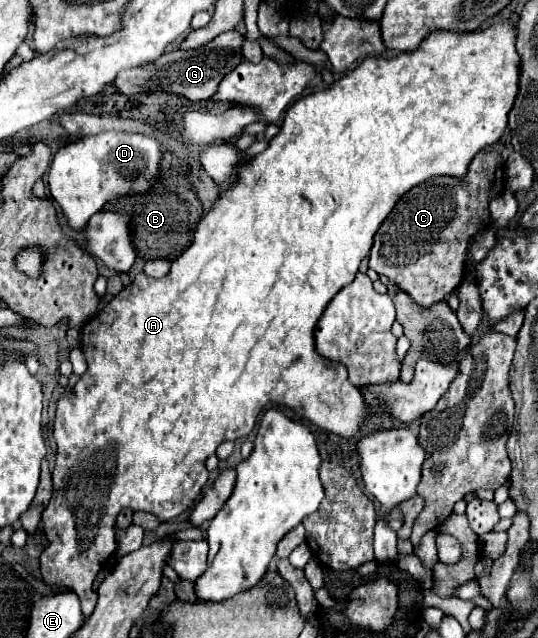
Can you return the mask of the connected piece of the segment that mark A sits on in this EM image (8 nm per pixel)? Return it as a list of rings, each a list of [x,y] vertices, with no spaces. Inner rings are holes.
[[[505,19],[487,29],[477,29],[475,33],[451,33],[451,31],[437,29],[429,33],[429,37],[425,37],[425,41],[415,51],[399,53],[393,57],[367,57],[333,85],[317,93],[305,95],[289,107],[289,111],[285,113],[281,131],[271,139],[269,147],[263,153],[259,153],[247,165],[243,165],[243,169],[239,171],[239,181],[231,189],[227,189],[217,199],[213,211],[199,221],[193,235],[193,243],[185,249],[185,253],[181,253],[179,259],[173,261],[171,273],[161,279],[153,279],[145,273],[139,273],[129,287],[121,289],[107,303],[101,315],[93,317],[83,327],[81,341],[83,341],[83,353],[87,357],[89,369],[77,381],[73,393],[63,395],[61,401],[57,403],[57,417],[53,425],[53,435],[59,447],[57,463],[53,471],[57,509],[55,509],[55,503],[51,501],[49,507],[43,511],[43,525],[45,525],[47,539],[51,543],[49,549],[53,549],[55,541],[59,541],[59,559],[53,561],[55,557],[51,559],[43,557],[41,561],[43,581],[51,585],[63,585],[75,591],[79,599],[91,599],[95,603],[97,593],[93,591],[93,579],[101,571],[103,563],[117,549],[117,543],[115,543],[117,513],[125,507],[131,507],[135,511],[149,511],[157,515],[159,521],[169,521],[181,515],[183,511],[187,511],[189,505],[195,501],[195,497],[201,493],[203,485],[207,483],[209,477],[205,465],[207,457],[215,453],[223,441],[237,441],[249,435],[251,429],[255,427],[257,415],[269,401],[277,401],[291,407],[301,417],[307,417],[311,423],[335,435],[341,435],[347,439],[357,435],[357,431],[367,419],[367,409],[363,405],[361,391],[349,381],[347,369],[341,363],[323,359],[315,351],[315,341],[313,341],[315,325],[321,313],[325,311],[325,305],[329,305],[329,301],[333,299],[333,295],[343,285],[349,285],[349,281],[355,279],[361,259],[371,249],[373,233],[377,233],[381,221],[385,221],[385,217],[393,211],[393,205],[399,201],[399,197],[409,189],[413,189],[415,185],[419,185],[421,181],[427,181],[429,177],[437,177],[437,175],[465,177],[475,153],[501,139],[507,127],[507,115],[519,93],[519,77],[521,77],[521,59],[515,47],[515,25],[511,23],[511,19]]]

